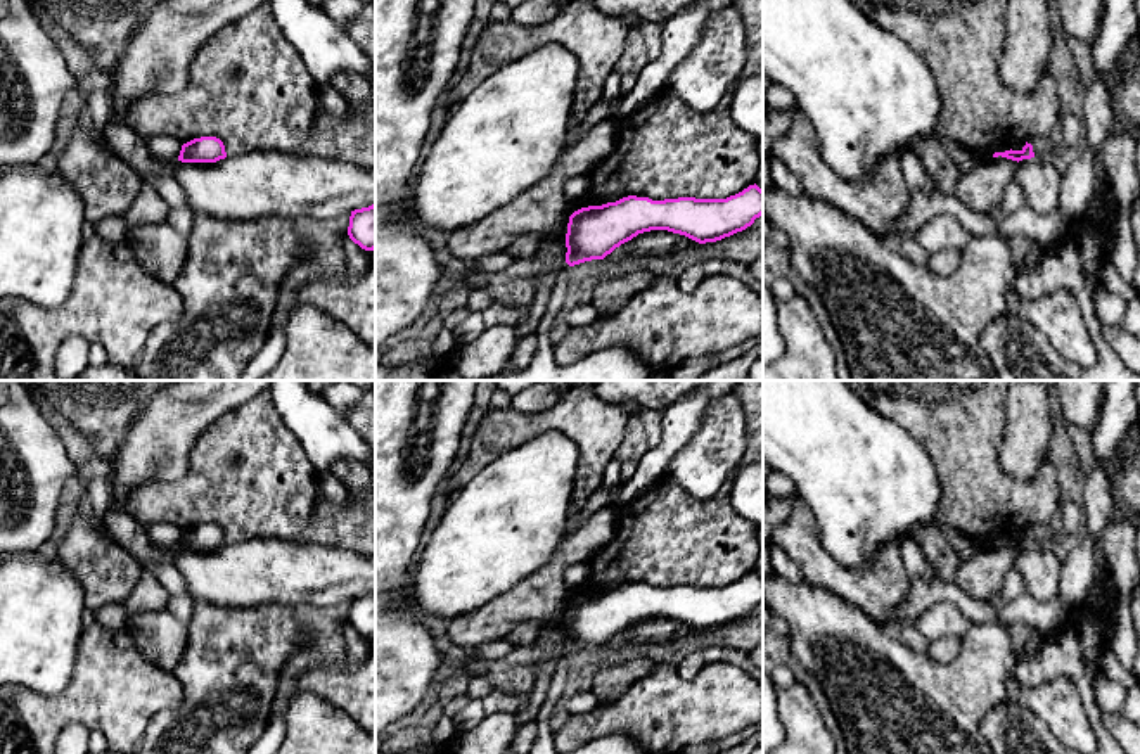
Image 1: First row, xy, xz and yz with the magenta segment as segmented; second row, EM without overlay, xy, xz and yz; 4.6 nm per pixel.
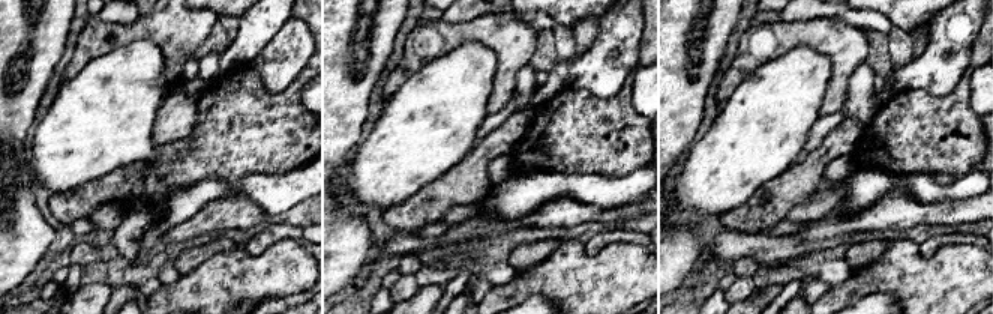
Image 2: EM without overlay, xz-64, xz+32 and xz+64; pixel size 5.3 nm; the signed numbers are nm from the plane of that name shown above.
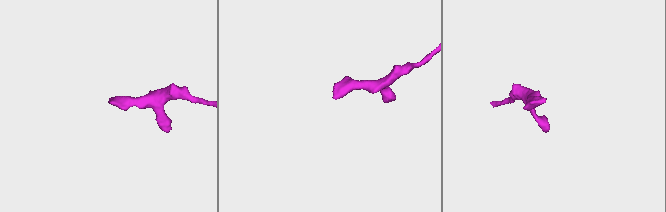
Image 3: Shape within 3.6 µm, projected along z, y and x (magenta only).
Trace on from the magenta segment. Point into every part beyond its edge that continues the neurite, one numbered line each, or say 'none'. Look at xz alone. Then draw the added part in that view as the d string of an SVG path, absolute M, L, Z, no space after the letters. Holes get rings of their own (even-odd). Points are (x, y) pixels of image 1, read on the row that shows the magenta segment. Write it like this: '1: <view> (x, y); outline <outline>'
1: xz (620, 362); outline M564 261L555 275L555 284L547 301L547 311L536 330L538 348L531 363L521 370L503 370L477 380L649 380L656 372L631 348L612 346L585 355L574 363L555 360L550 329L557 315L567 306L567 272Z

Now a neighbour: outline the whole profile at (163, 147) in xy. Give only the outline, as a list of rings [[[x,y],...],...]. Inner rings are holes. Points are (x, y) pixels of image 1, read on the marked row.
[[[154,135],[145,138],[149,152],[157,161],[178,161],[182,144],[170,135]]]

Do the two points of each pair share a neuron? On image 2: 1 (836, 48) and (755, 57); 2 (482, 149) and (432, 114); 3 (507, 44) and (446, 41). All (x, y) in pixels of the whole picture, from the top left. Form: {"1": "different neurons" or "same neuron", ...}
{"1": "same neuron", "2": "different neurons", "3": "same neuron"}

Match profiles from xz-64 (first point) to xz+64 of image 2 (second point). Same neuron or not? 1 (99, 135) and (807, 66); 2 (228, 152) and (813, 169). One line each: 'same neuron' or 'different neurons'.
1: same neuron
2: different neurons

